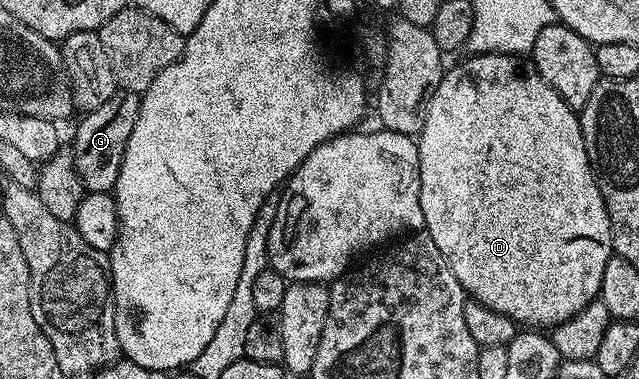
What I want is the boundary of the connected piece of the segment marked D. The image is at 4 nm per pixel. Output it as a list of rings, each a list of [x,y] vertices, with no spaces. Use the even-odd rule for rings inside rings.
[[[502,52],[472,54],[461,64],[445,71],[440,85],[428,97],[422,112],[418,133],[418,162],[420,163],[420,201],[422,202],[423,231],[432,239],[434,246],[442,250],[442,258],[454,270],[454,278],[462,282],[465,293],[479,304],[485,304],[498,314],[515,320],[517,325],[532,330],[551,330],[557,324],[565,324],[584,307],[597,299],[602,286],[602,273],[606,262],[614,255],[612,251],[612,227],[606,210],[606,202],[598,190],[596,176],[592,173],[590,158],[586,154],[586,142],[582,138],[582,126],[577,109],[571,108],[537,73],[531,63],[520,56]]]

